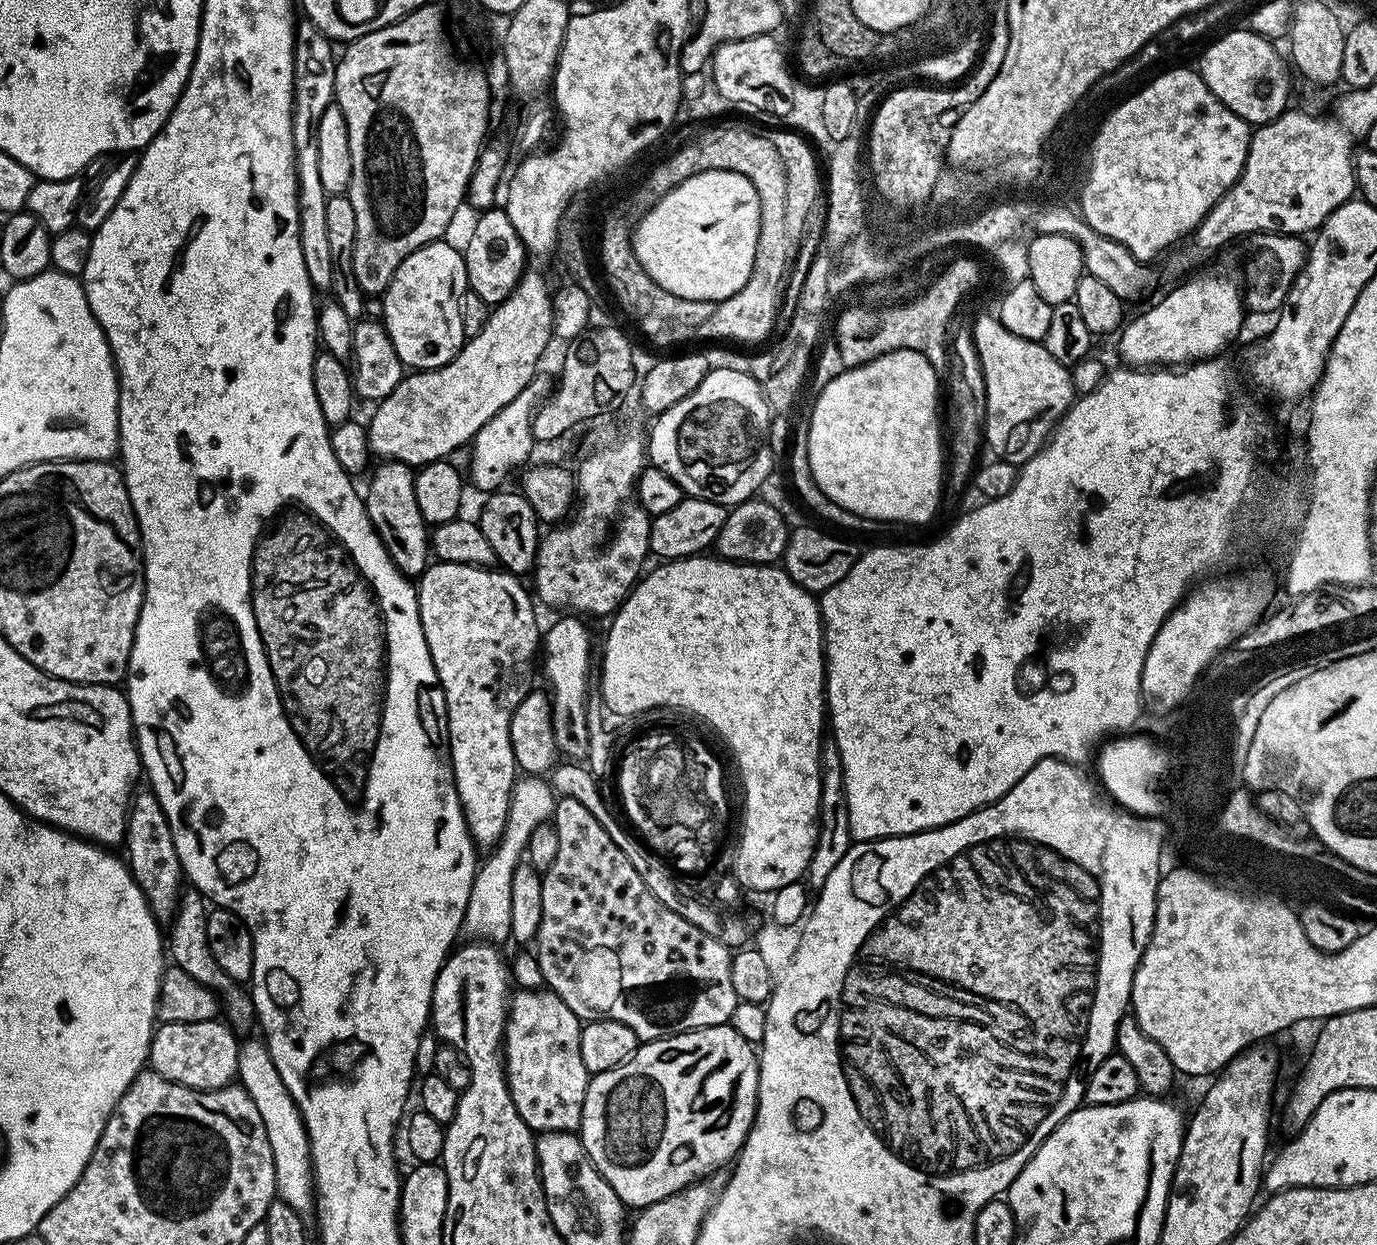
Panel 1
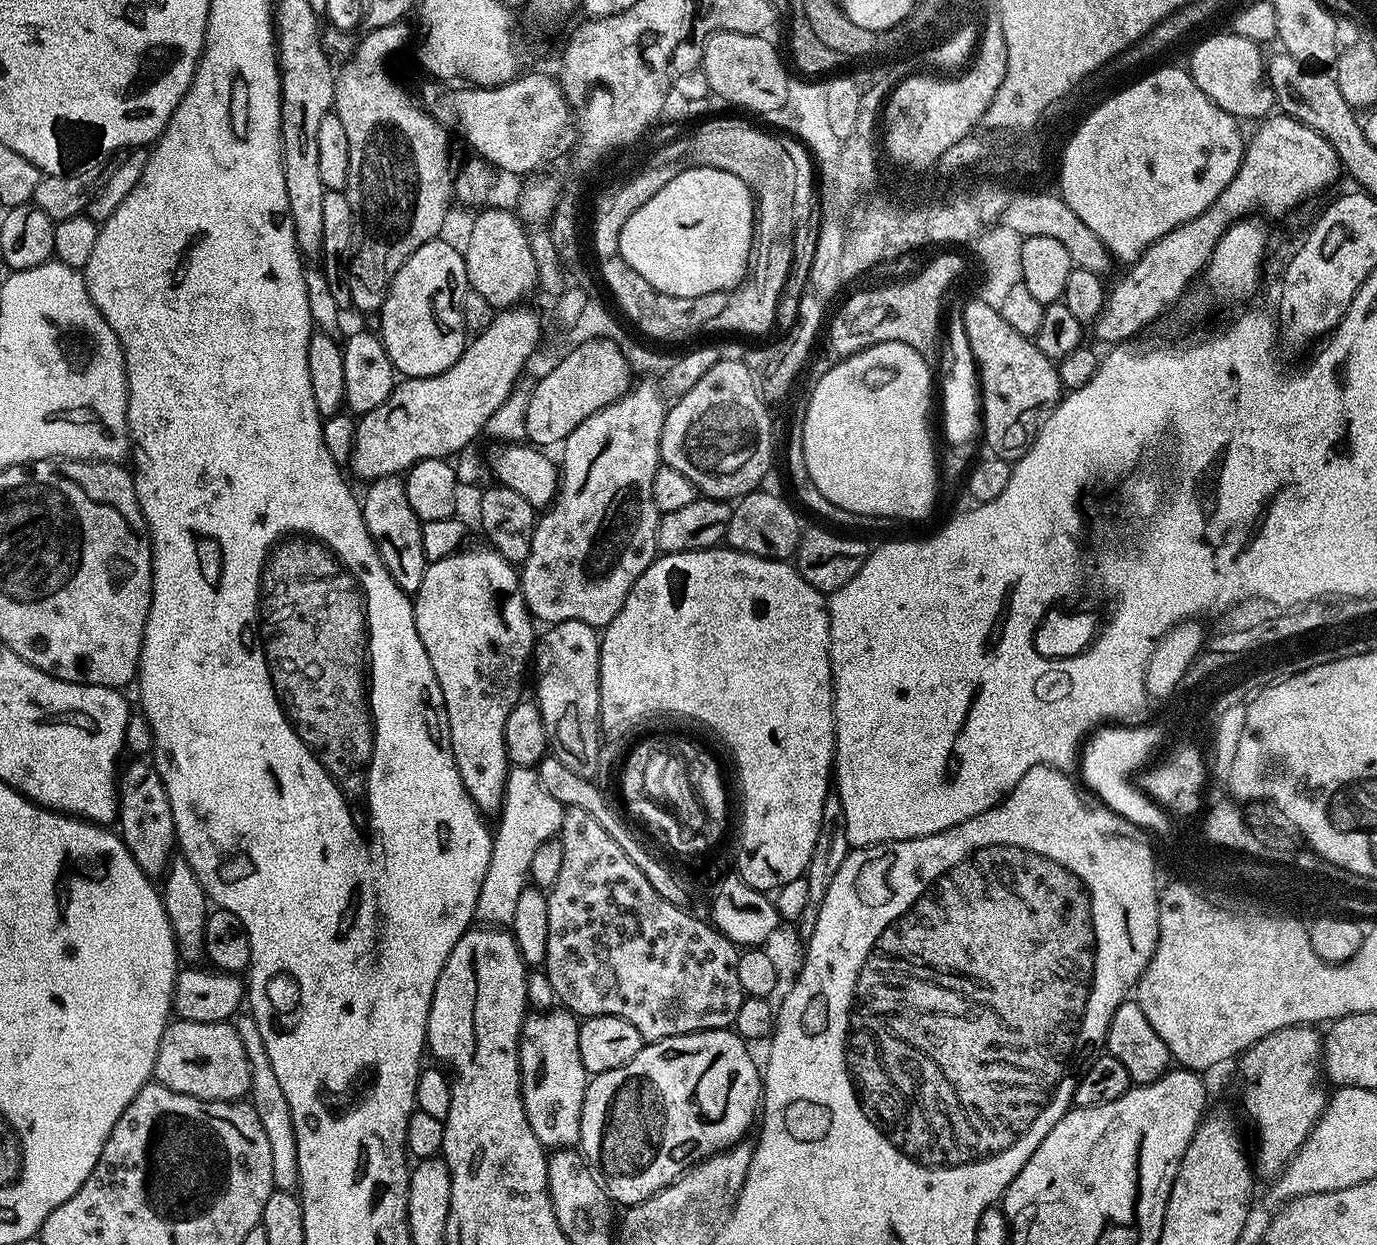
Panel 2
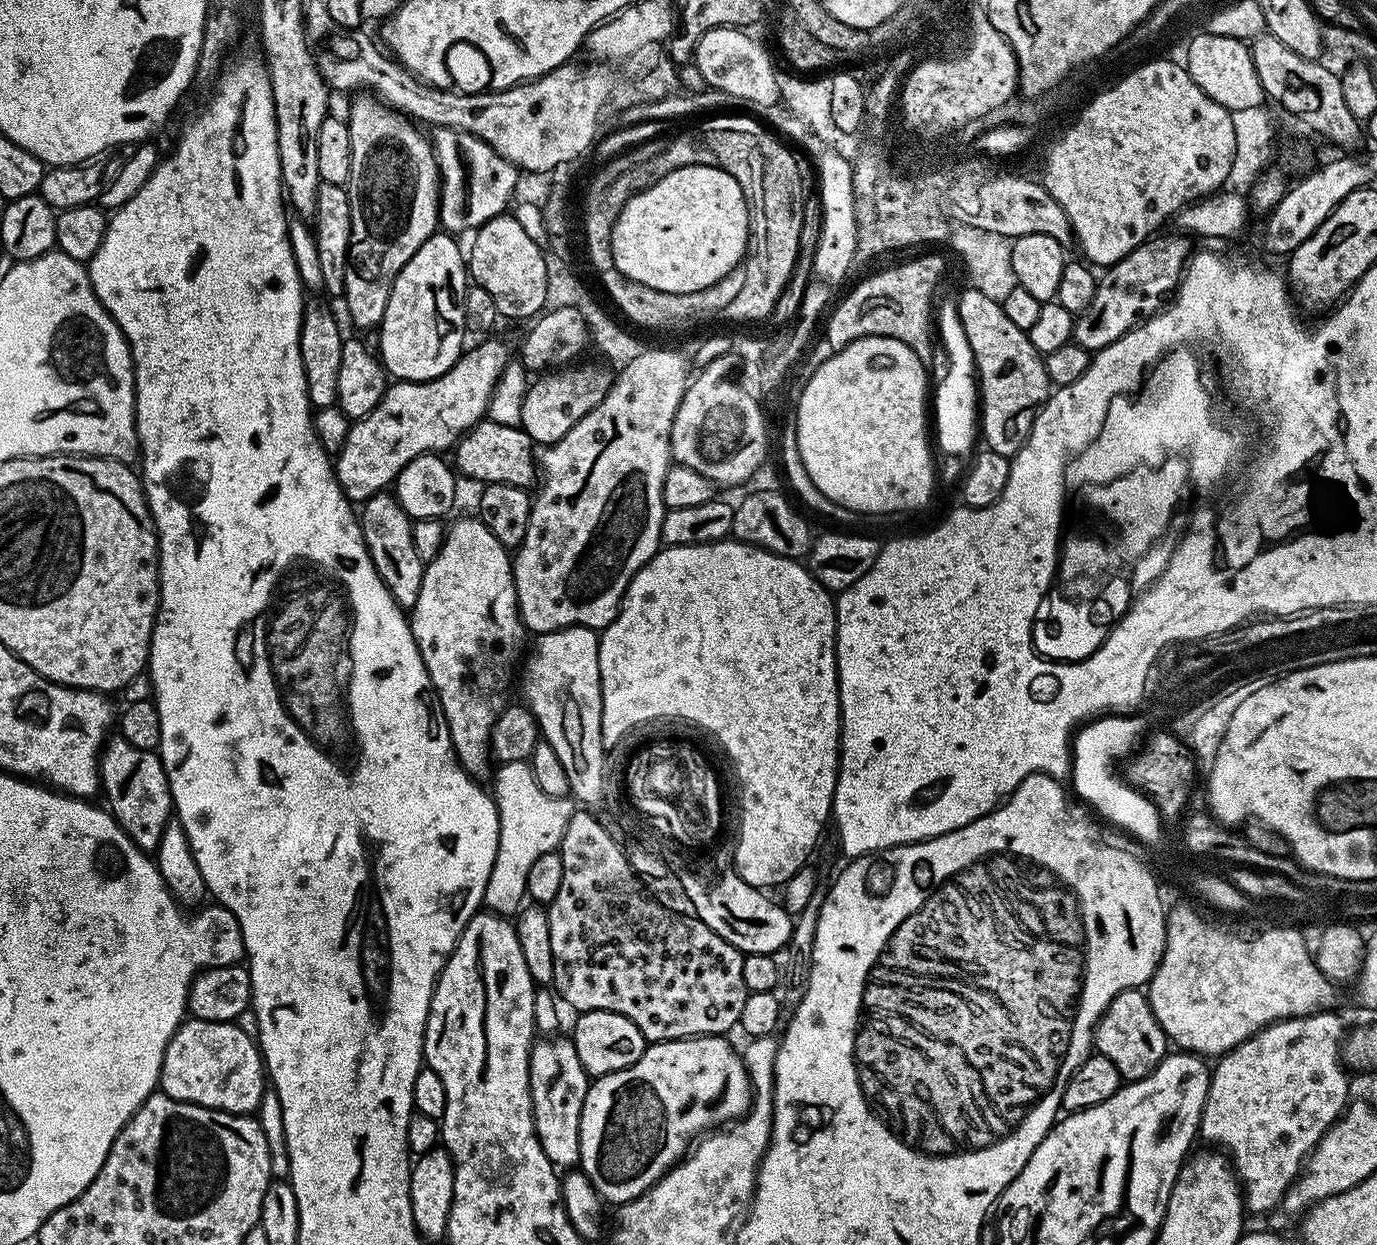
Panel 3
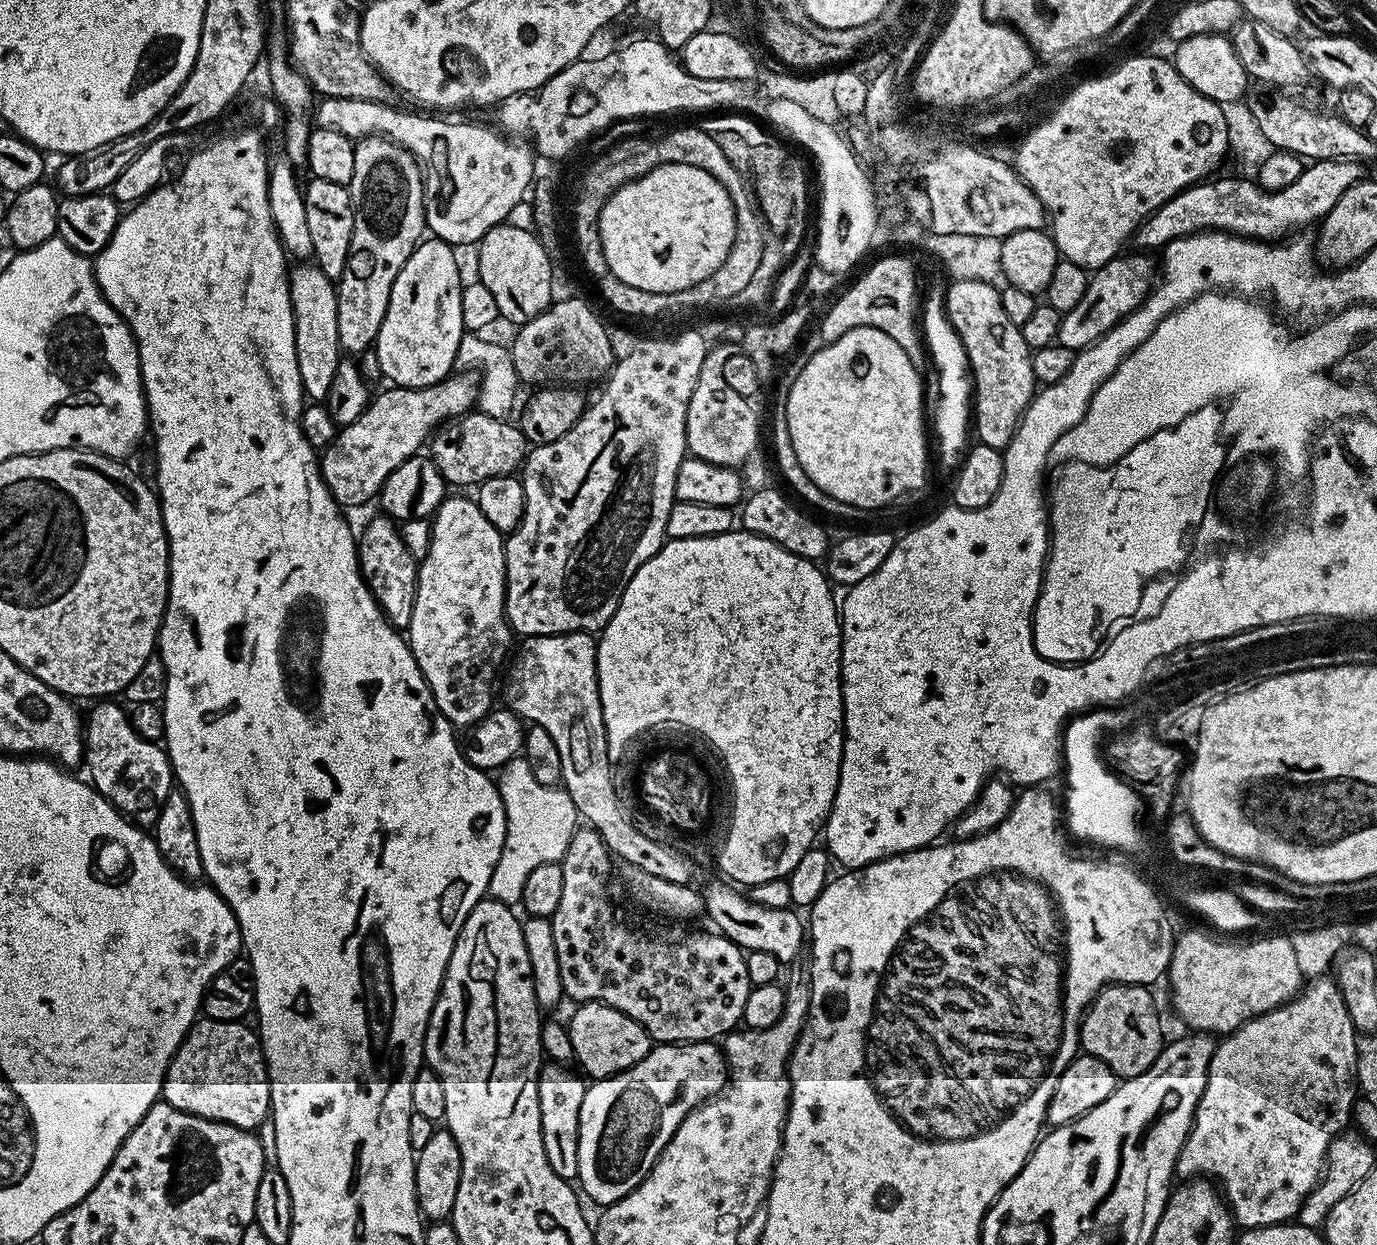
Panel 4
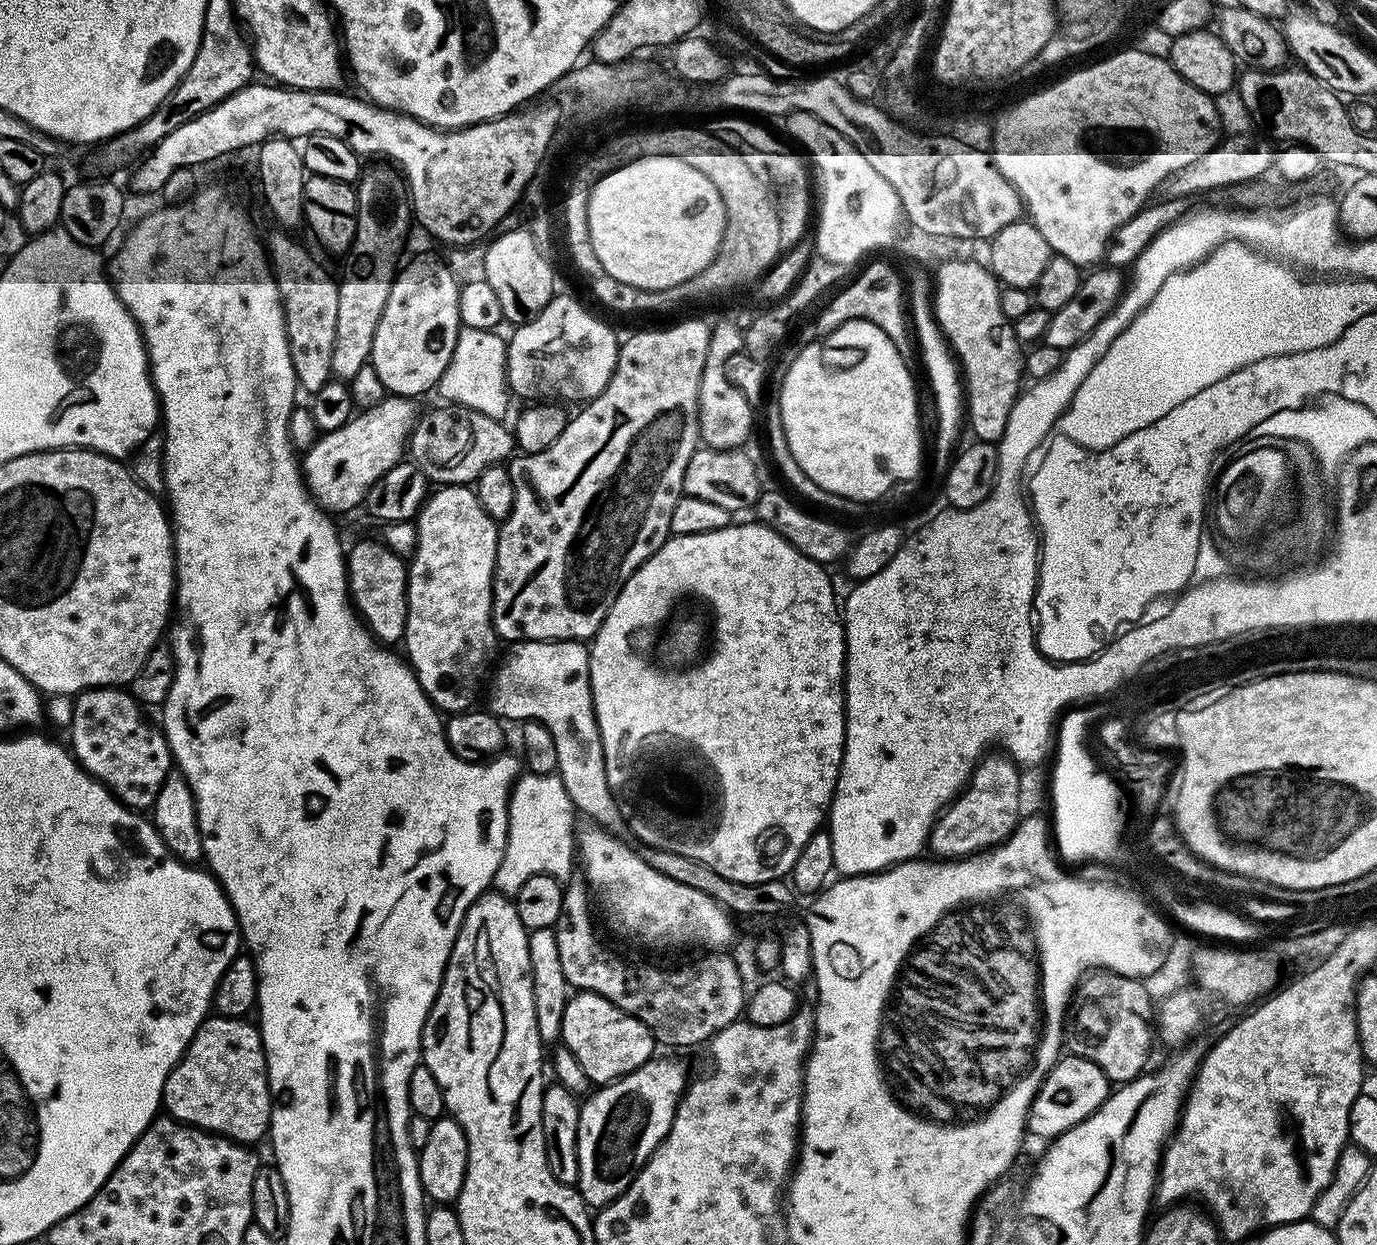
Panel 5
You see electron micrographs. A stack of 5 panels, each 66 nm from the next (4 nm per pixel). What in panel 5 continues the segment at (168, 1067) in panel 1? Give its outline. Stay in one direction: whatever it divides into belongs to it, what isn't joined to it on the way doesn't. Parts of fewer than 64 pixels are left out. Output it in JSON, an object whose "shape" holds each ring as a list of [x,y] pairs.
{"shape":[[[209,1015],[194,1034],[190,1046],[164,1083],[162,1108],[173,1120],[190,1124],[217,1136],[227,1136],[238,1144],[256,1146],[260,1139],[267,1137],[272,1123],[272,1095],[268,1089],[268,1063],[264,1057],[264,1043],[259,1027],[255,1023],[235,1016]]]}

